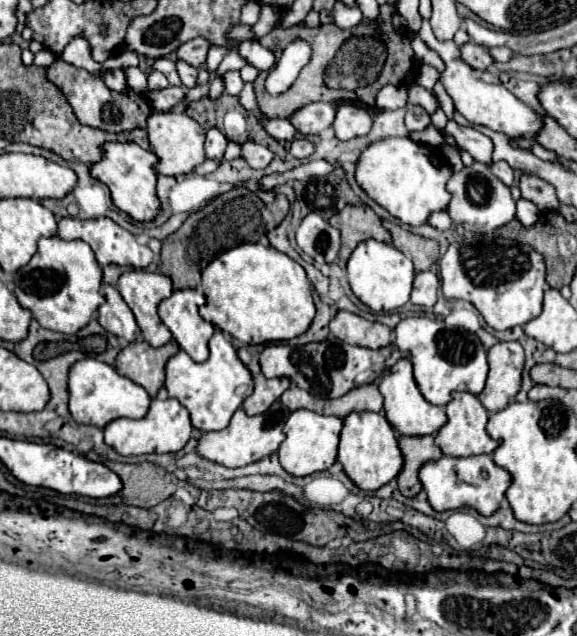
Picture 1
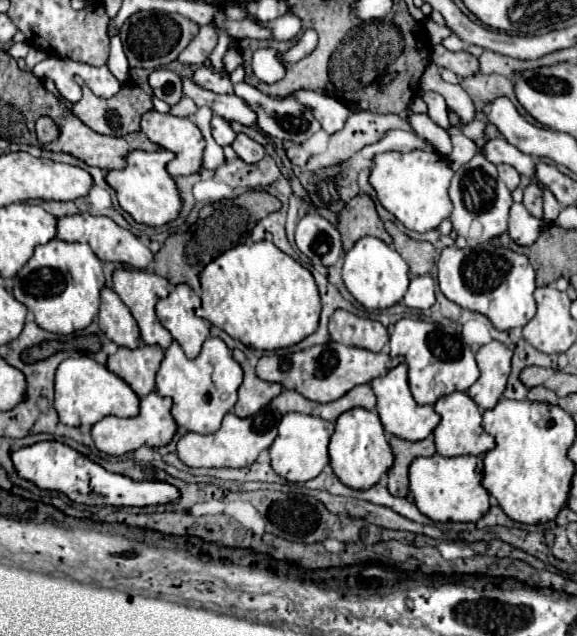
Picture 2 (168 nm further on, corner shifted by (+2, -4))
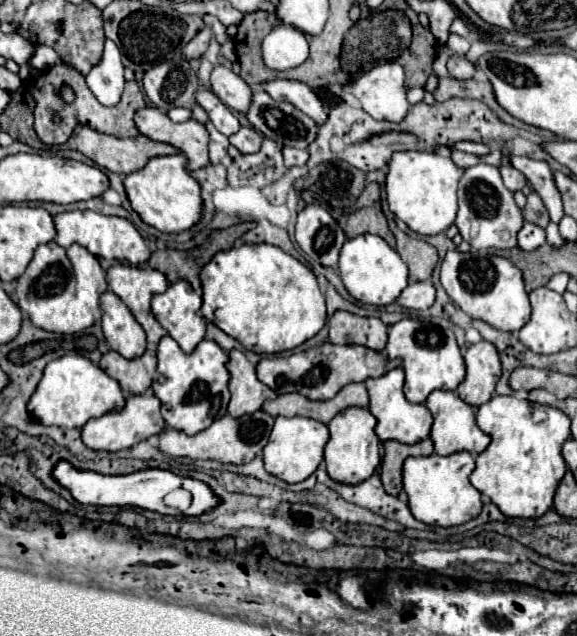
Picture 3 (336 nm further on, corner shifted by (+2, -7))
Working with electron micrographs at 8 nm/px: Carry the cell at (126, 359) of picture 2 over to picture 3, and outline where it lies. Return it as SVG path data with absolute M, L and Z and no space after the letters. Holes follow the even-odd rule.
M109 350L101 356L99 368L119 382L123 394L145 394L151 388L157 372L157 356L147 350L143 356L127 360L121 354Z

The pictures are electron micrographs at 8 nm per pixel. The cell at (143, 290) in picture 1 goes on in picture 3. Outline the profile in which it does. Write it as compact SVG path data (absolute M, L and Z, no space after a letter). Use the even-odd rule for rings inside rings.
M113 264L107 270L107 284L125 302L135 320L143 326L147 340L151 344L157 344L167 332L151 314L151 298L157 292L167 290L167 278L153 268Z

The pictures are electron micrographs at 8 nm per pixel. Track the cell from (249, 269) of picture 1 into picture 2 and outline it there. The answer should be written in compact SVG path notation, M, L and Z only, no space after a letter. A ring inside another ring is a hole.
M271 241L225 251L201 271L201 287L201 317L251 349L291 347L319 325L321 303L313 275Z

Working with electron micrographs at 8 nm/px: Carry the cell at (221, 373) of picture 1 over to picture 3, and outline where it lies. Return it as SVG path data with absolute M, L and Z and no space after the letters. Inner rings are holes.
M163 336L157 344L159 378L153 382L153 392L161 402L161 416L165 418L165 424L189 436L205 430L211 422L225 416L229 404L227 352L211 340L201 340L193 352L185 354L171 336Z

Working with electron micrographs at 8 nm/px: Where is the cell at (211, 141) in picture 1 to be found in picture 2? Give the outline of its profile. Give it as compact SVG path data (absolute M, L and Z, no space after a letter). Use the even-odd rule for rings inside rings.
M213 115L213 121L211 121L211 133L215 141L221 147L231 145L233 139L235 139L235 133L231 131L229 123L227 123L223 117L219 117L219 115Z

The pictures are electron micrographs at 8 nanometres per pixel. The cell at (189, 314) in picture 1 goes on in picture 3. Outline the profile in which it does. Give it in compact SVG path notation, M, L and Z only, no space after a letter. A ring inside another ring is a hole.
M187 280L171 284L163 294L151 300L151 312L183 352L193 352L205 338L205 318L199 314L202 298L193 292Z

